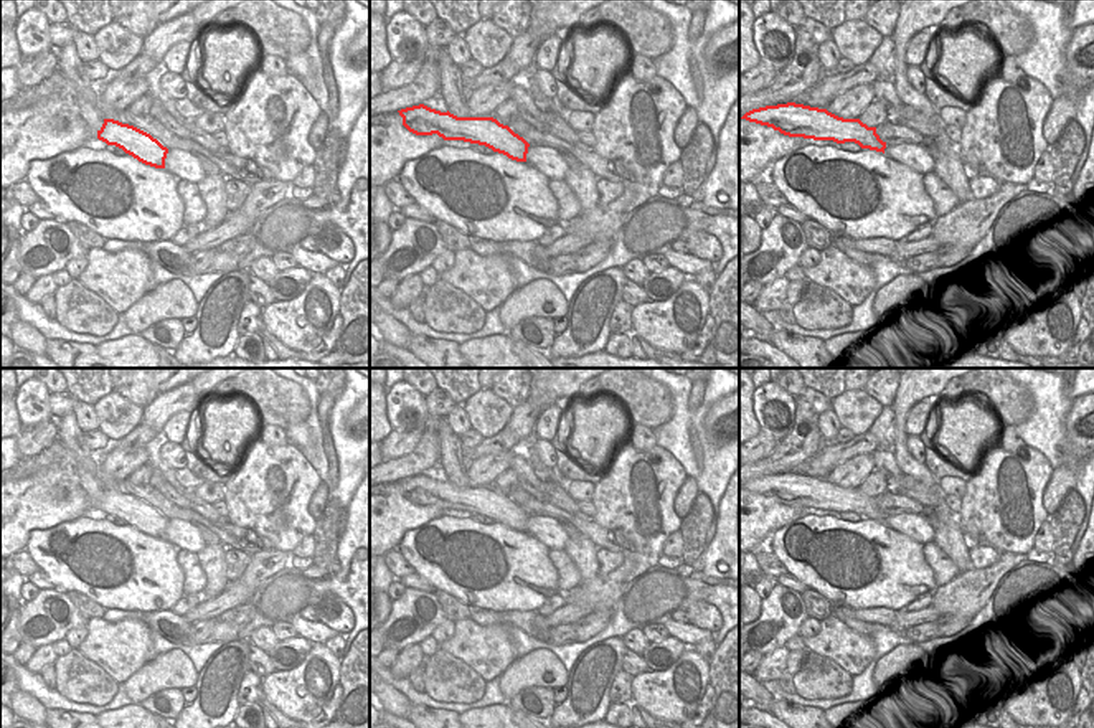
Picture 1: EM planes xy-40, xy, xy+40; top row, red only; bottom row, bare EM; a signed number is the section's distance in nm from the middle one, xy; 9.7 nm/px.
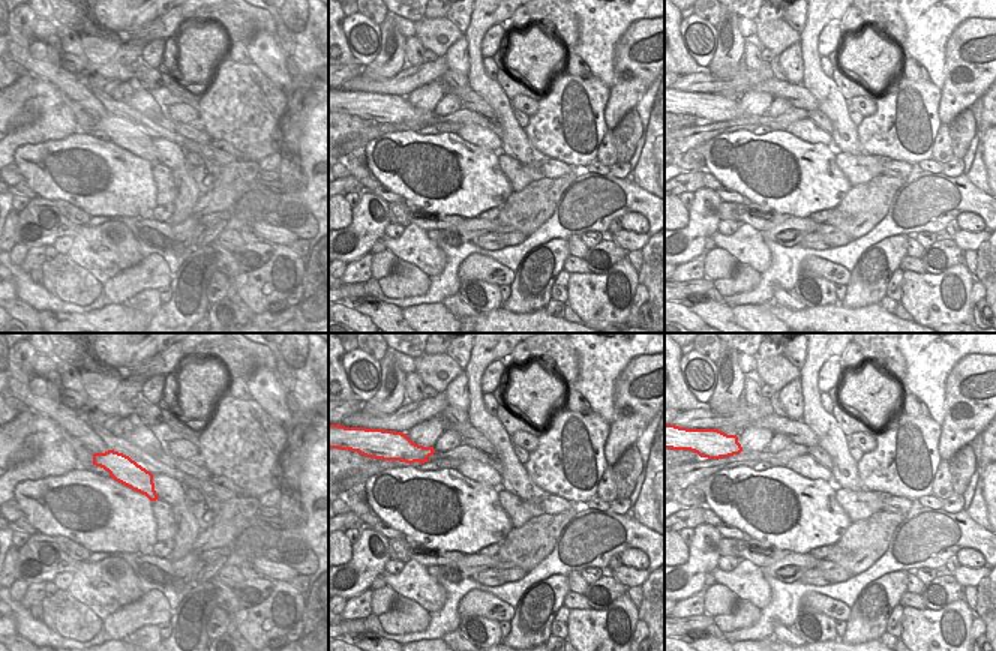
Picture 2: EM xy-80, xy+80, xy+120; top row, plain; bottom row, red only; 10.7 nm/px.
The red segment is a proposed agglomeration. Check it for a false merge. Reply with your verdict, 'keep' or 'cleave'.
keep

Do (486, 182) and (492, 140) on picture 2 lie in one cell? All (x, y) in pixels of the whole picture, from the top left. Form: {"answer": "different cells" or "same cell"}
{"answer": "different cells"}

